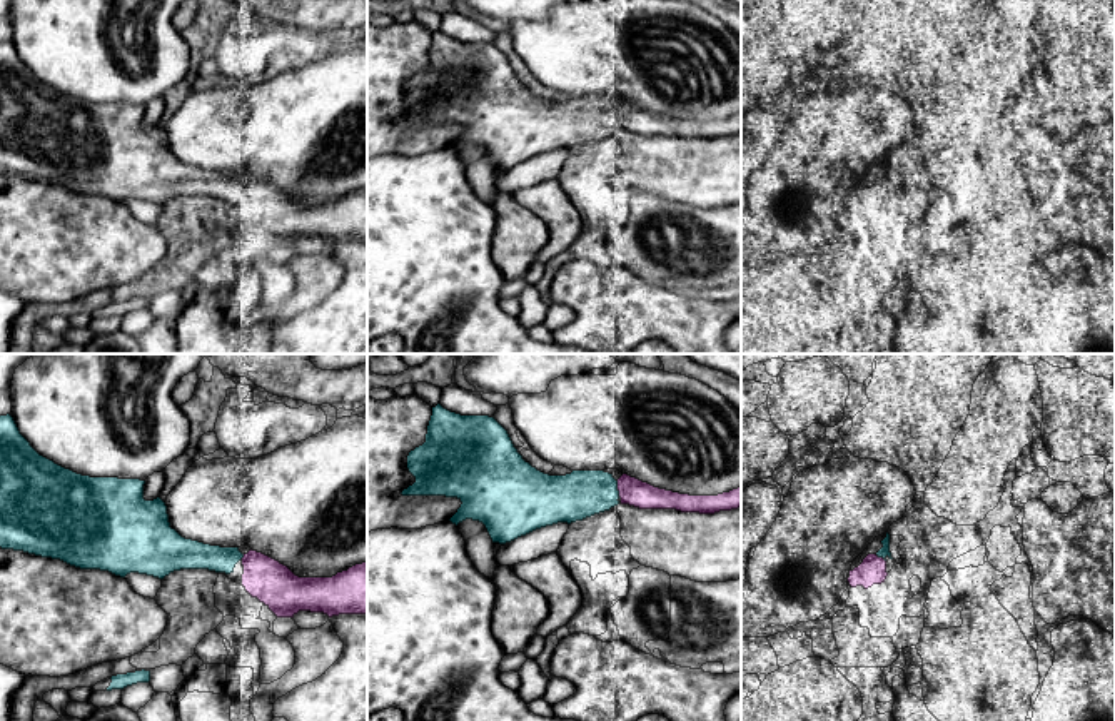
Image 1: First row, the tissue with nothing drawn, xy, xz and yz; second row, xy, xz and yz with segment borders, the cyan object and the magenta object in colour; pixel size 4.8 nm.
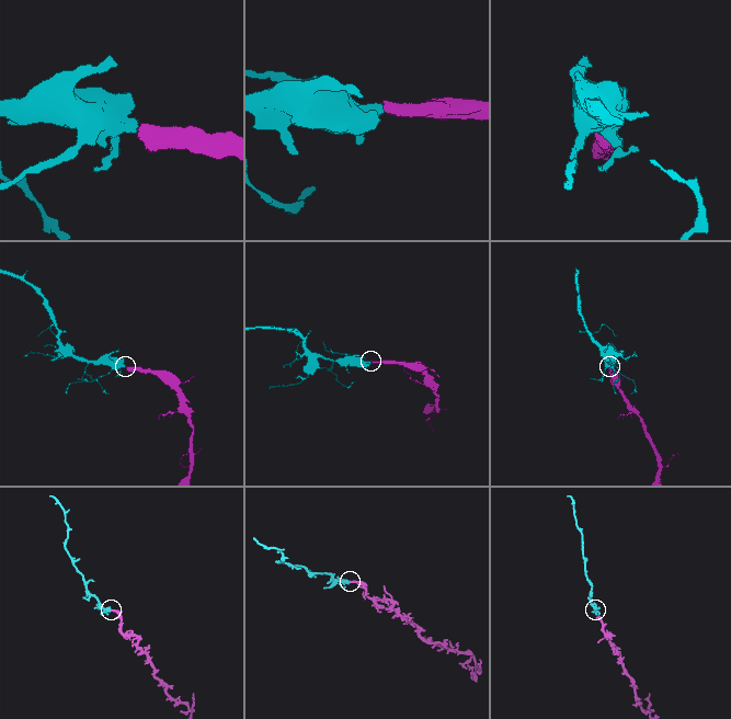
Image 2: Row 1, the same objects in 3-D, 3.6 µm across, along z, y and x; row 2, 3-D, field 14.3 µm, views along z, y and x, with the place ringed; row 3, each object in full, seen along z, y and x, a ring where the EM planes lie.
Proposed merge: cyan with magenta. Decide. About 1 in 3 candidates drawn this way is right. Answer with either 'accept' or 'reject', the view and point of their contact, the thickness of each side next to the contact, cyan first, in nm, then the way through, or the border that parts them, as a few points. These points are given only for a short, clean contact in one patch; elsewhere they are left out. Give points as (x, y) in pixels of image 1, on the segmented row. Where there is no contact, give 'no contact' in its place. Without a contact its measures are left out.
accept; contact xz (616, 489); calibres 220 and 130 nm

